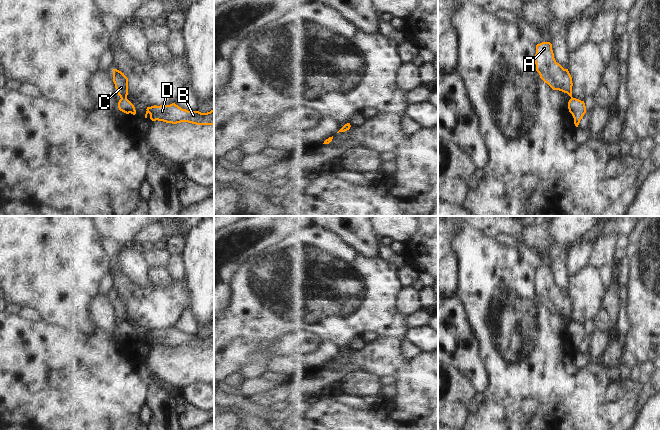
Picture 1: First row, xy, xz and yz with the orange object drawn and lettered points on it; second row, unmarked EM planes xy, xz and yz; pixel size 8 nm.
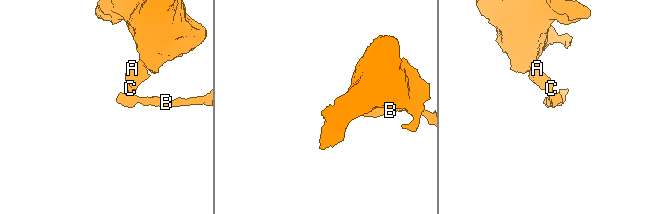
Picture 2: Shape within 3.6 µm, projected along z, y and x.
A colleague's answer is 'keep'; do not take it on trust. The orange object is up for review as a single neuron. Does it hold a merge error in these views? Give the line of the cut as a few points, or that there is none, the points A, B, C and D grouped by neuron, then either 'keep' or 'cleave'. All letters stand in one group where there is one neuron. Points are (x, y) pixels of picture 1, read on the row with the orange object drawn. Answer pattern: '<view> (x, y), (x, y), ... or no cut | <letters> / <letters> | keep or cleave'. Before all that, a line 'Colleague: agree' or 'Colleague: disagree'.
Colleague: disagree
xy (126, 96), (121, 98) | A C / B D | cleave

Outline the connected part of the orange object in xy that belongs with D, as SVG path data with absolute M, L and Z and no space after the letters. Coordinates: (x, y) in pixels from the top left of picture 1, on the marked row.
M175 103L160 106L154 105L147 107L146 110L145 118L147 118L149 113L152 121L158 120L172 124L188 122L196 125L214 125L214 110L207 113L188 111Z

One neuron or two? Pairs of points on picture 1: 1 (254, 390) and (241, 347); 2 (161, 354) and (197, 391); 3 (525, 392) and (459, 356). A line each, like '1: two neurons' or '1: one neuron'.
1: two neurons
2: two neurons
3: two neurons

